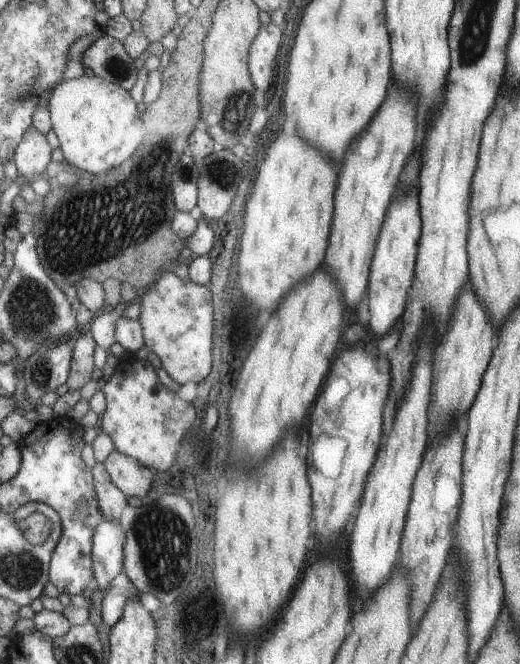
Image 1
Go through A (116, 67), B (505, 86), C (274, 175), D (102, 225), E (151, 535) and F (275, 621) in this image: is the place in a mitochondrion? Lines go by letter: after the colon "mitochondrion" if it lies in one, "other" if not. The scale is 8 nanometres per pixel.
A: mitochondrion
B: other
C: other
D: mitochondrion
E: mitochondrion
F: other

